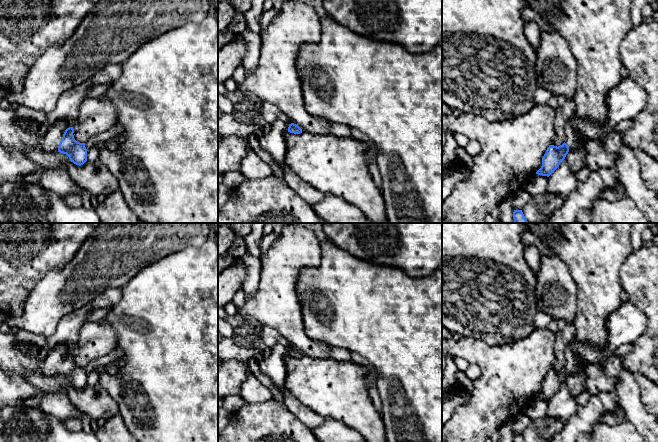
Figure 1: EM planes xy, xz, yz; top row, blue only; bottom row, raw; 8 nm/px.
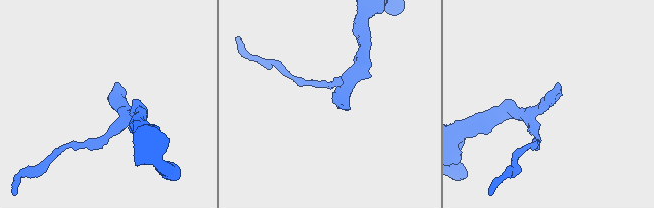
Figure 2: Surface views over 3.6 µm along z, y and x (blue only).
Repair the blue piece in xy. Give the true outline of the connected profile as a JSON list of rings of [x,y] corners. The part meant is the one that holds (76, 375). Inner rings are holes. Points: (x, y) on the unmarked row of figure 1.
[[[57,346],[52,349],[41,363],[41,372],[44,376],[60,376],[66,378],[70,385],[76,389],[83,389],[87,385],[87,373],[85,367],[74,363],[73,351],[65,350]]]

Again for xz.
[[[275,344],[266,355],[260,358],[260,370],[280,391],[285,390],[287,374],[285,359],[287,356],[300,358],[302,353],[294,347],[288,348]]]

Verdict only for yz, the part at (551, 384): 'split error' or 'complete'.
split error

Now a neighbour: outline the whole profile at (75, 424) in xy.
[[[72,418],[72,419],[69,419],[66,421],[66,426],[74,431],[74,432],[77,432],[77,431],[80,431],[82,430],[83,426],[82,426],[82,420],[79,419],[79,418]]]

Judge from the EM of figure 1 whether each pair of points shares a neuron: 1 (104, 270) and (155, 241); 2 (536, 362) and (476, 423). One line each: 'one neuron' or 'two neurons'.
1: one neuron
2: one neuron

